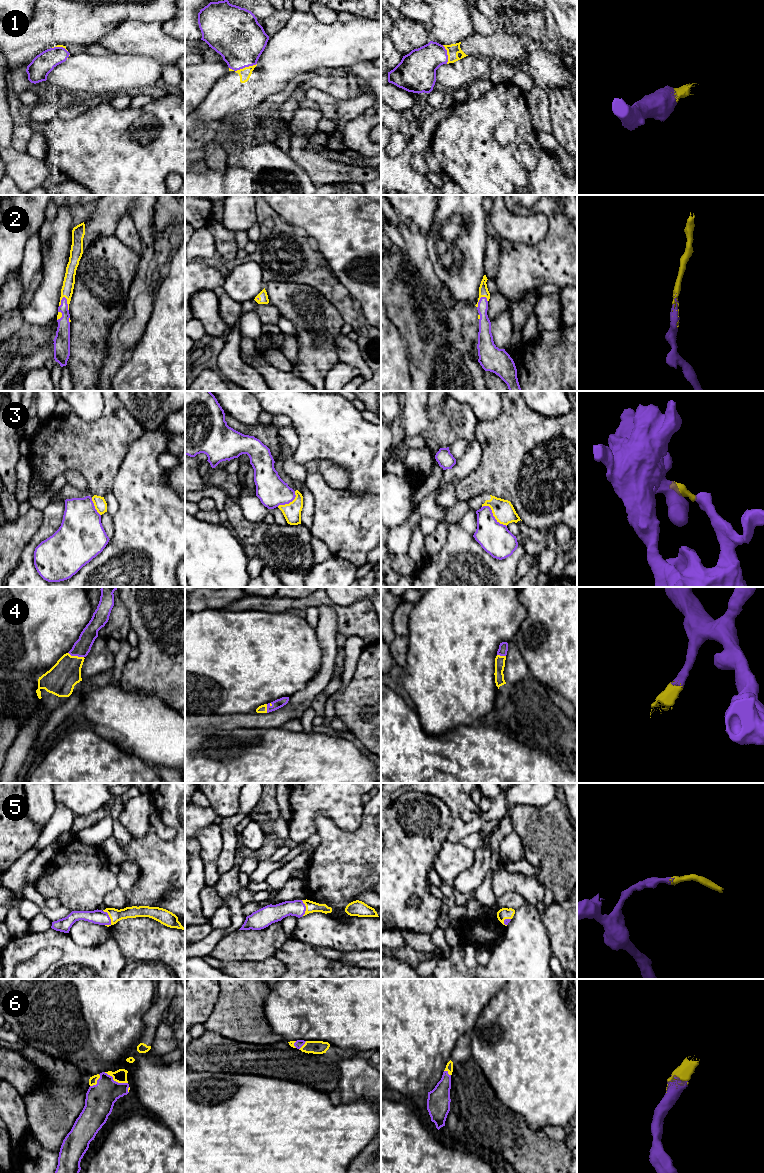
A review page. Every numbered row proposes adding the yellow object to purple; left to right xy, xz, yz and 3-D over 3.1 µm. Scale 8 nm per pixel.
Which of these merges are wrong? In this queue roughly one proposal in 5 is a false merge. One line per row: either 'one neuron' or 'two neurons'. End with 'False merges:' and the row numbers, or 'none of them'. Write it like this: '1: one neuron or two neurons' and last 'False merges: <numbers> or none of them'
1: one neuron
2: one neuron
3: two neurons
4: one neuron
5: one neuron
6: one neuron
False merges: 3

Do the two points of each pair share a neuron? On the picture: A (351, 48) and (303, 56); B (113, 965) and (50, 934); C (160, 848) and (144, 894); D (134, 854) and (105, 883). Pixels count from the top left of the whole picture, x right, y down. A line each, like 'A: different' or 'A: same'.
A: same
B: same
C: same
D: different

